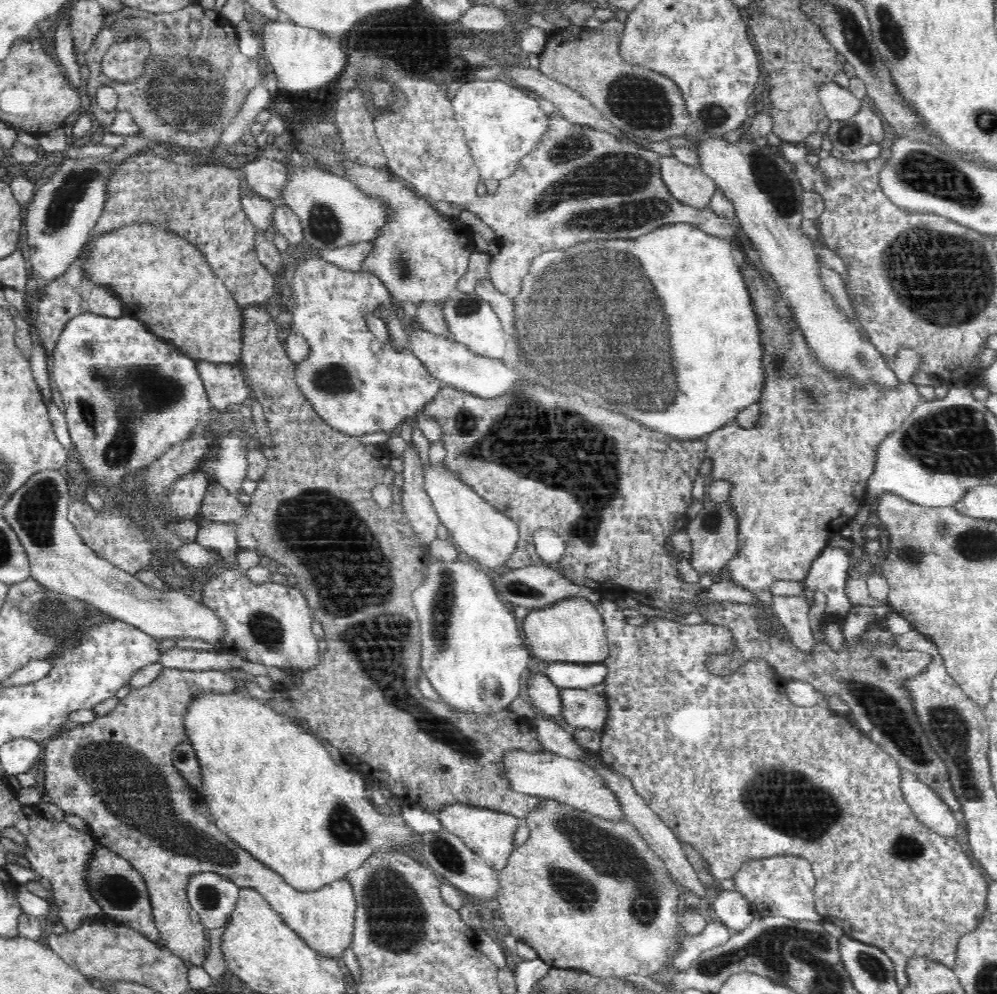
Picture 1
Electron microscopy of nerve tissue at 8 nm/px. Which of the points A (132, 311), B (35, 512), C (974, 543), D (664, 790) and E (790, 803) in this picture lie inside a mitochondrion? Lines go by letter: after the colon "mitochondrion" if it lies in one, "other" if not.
A: other
B: mitochondrion
C: mitochondrion
D: other
E: mitochondrion

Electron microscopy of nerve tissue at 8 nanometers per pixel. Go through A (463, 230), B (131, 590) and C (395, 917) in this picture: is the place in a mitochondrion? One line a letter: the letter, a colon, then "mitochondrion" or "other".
A: other
B: mitochondrion
C: mitochondrion

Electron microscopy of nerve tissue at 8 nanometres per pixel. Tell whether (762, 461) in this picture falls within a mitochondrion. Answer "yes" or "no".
no

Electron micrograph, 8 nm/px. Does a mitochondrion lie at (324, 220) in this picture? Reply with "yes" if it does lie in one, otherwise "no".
yes

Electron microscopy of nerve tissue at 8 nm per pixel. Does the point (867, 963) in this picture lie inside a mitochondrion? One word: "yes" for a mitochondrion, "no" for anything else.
yes

